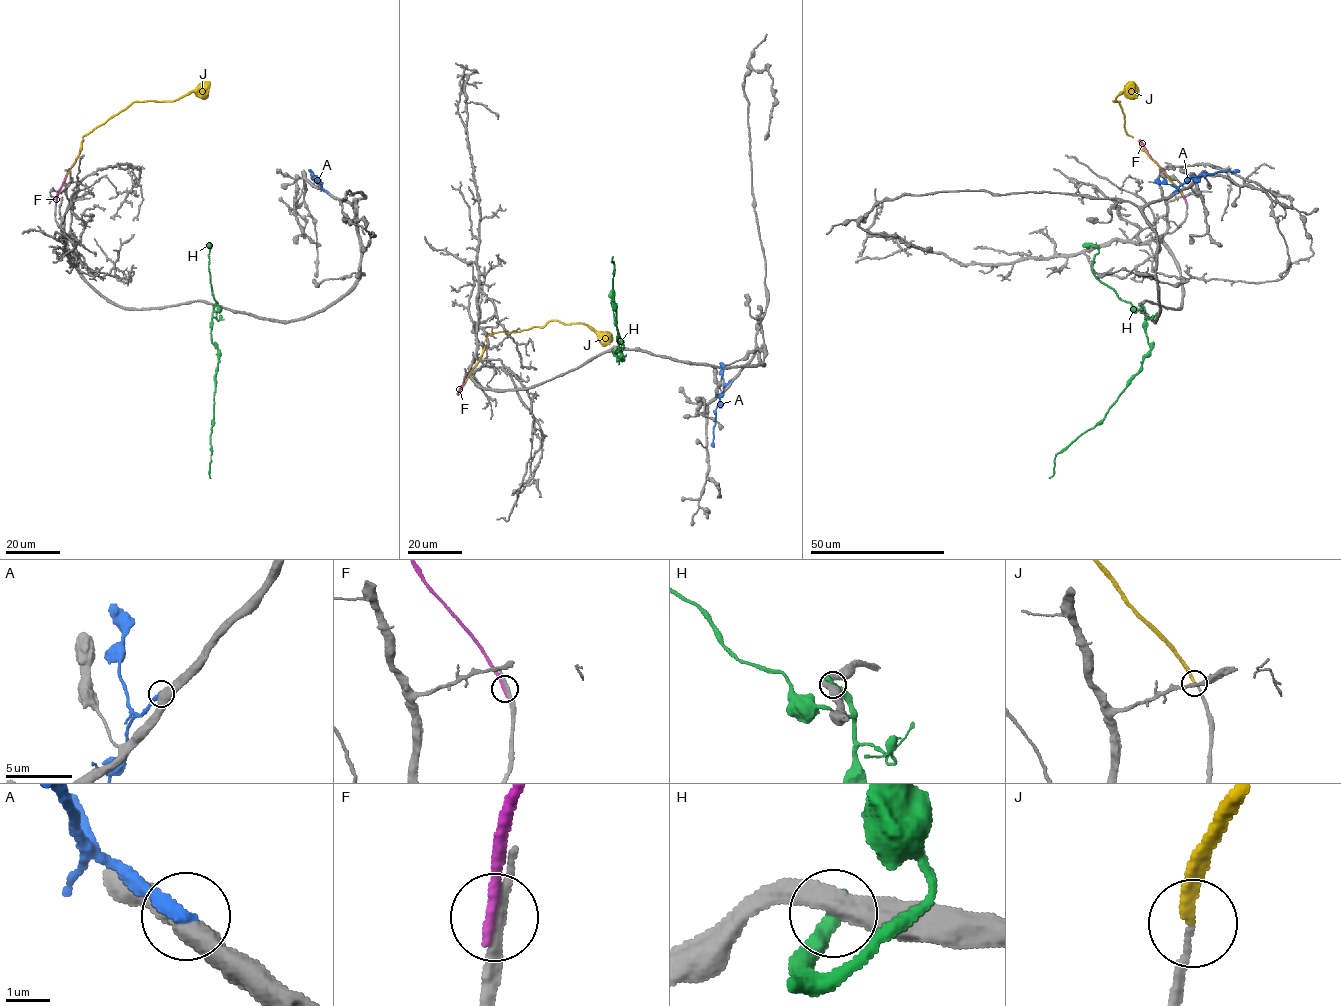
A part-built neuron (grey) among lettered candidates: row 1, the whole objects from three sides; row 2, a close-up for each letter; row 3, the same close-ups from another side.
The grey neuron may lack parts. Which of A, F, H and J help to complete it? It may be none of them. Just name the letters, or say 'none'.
J

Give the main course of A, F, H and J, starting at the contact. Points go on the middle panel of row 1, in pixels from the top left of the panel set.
A: (730, 380), (725, 385), (715, 410), (713, 447)
F: (459, 393), (486, 347)
H: (618, 348), (613, 353), (619, 358), (613, 256)
J: (460, 391), (482, 354), (484, 340), (500, 331), (520, 332), (558, 320), (564, 324), (581, 323), (612, 340)

